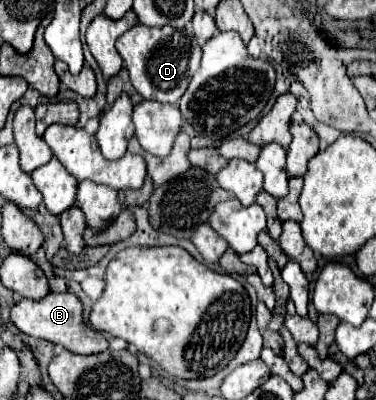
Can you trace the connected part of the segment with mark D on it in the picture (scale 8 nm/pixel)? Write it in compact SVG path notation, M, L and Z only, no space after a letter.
M137 23L117 39L117 51L125 61L135 91L143 95L143 99L155 99L161 103L177 103L181 99L201 61L201 45L197 37L189 33L189 27L147 27Z

